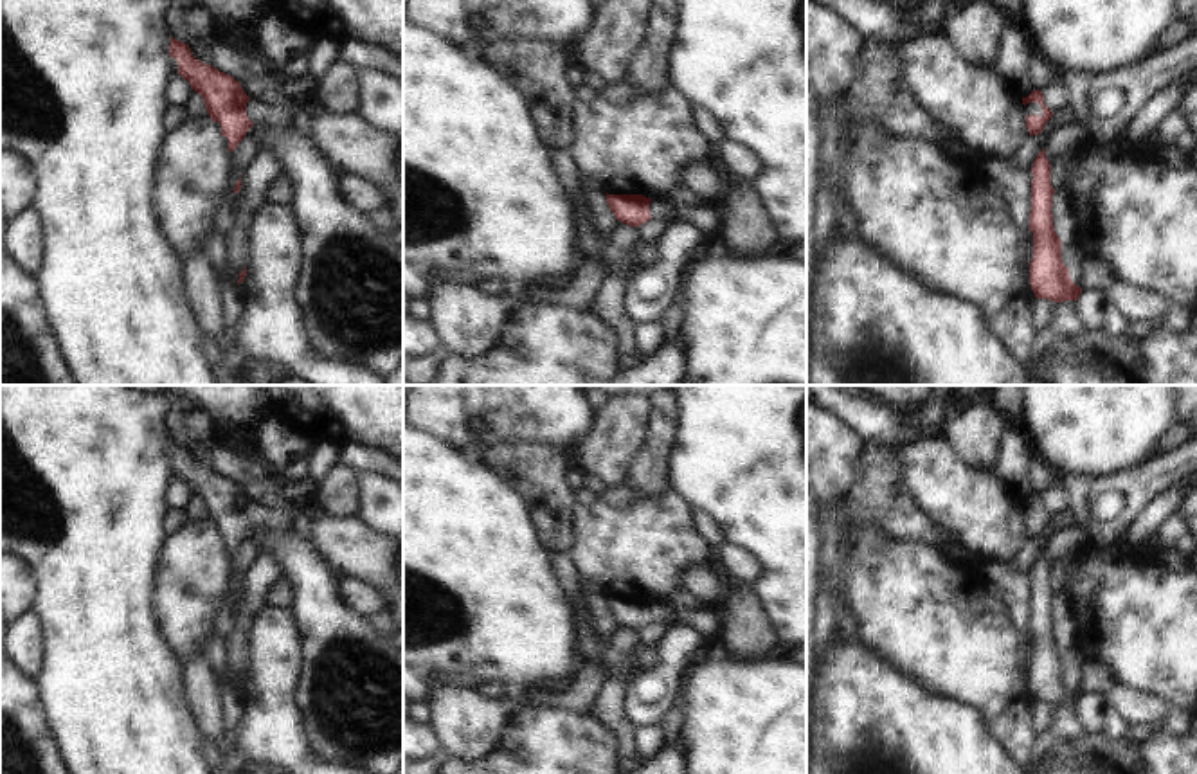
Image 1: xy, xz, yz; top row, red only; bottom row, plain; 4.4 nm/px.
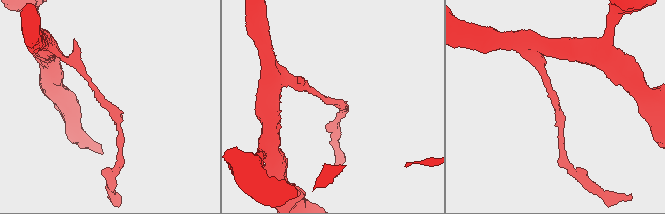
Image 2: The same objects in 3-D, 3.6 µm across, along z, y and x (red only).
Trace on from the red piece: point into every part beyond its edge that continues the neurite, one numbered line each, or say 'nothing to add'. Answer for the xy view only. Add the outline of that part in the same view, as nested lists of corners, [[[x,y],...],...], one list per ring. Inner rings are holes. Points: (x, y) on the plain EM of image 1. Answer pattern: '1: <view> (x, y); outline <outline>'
1: xy (260, 517); outline [[[252,502],[247,506],[247,518],[254,527],[266,527],[270,531],[292,527],[286,511],[265,509]]]

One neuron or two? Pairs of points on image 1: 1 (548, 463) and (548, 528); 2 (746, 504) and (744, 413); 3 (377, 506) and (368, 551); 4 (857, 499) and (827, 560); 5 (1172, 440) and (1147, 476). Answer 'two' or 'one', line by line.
1: one
2: one
3: two
4: one
5: two

